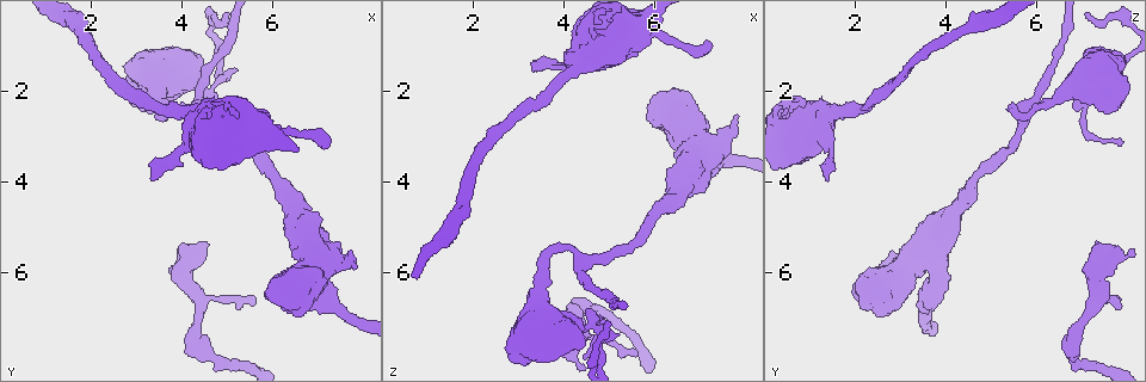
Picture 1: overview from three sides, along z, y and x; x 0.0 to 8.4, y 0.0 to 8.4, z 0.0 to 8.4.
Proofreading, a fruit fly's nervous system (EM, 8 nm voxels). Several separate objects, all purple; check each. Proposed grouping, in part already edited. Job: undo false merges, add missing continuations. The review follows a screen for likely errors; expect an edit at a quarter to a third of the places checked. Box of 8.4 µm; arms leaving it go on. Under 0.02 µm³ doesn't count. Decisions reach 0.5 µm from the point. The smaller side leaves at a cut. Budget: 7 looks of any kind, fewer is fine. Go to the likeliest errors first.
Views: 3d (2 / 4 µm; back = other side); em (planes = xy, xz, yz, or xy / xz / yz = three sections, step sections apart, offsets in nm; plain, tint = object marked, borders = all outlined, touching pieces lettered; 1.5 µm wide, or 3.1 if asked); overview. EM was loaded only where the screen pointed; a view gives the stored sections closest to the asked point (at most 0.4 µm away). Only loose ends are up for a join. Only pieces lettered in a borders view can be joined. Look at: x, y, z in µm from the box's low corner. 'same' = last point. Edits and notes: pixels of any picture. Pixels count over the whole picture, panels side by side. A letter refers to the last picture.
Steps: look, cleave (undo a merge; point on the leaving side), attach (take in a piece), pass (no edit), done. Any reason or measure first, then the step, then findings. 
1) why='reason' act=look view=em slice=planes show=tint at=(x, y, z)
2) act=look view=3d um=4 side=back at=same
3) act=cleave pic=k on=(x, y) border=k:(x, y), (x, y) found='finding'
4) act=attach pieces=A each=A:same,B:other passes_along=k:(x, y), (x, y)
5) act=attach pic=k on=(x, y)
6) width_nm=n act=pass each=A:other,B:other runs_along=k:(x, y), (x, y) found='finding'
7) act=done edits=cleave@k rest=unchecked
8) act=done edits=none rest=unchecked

why='a fork' act=look view=3d um=2 at=(4.55, 2.00, 7.15)

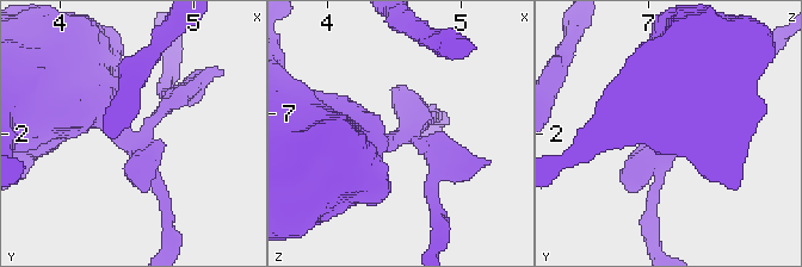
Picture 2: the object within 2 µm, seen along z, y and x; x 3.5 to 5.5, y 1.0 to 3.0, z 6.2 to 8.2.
why='now the EM' act=look view=em slice=planes show=plain at=(4.58, 2.04, 7.16)

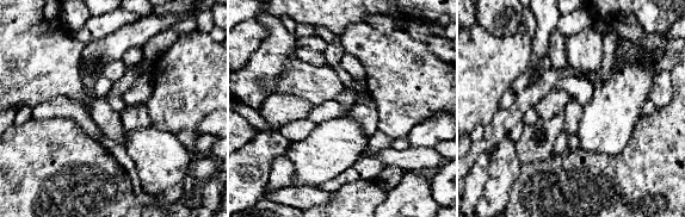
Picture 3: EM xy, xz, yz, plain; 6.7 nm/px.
act=look view=em slice=planes show=borders at=same

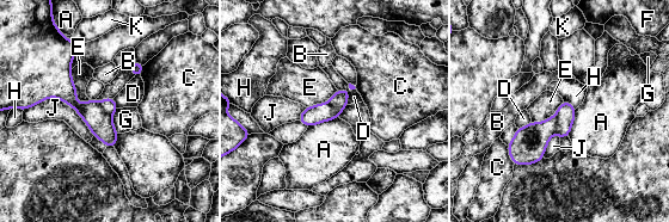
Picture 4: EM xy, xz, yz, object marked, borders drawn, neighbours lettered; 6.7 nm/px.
longest_contact=J:500nm act=cleave pic=4 on=(529, 142) each=A:other,B:other,C:other,D:other,E:other,F:other,G:other,H:other,J:other,K:other found='two neurons meet here'

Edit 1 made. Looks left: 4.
why='see it whole again' act=look view=overview

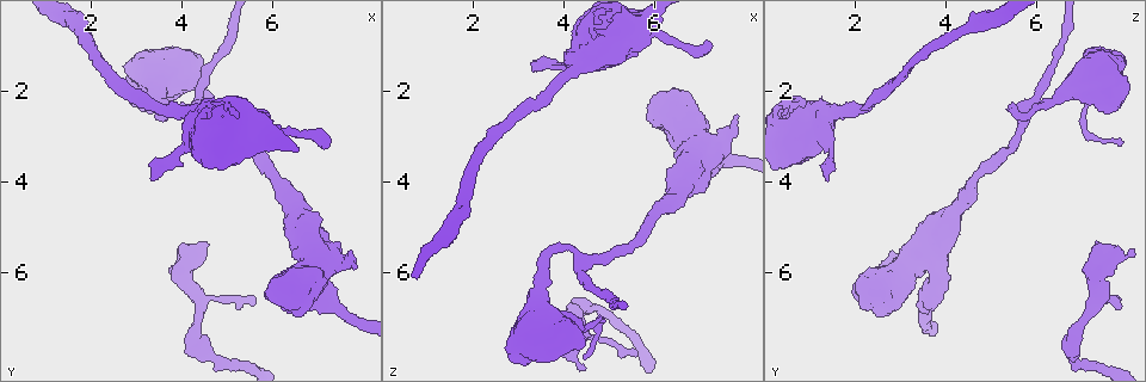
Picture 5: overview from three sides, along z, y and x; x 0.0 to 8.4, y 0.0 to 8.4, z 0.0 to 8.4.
why='branch stops here' act=look view=3d um=4 at=(3.30, 3.95, 1.40)

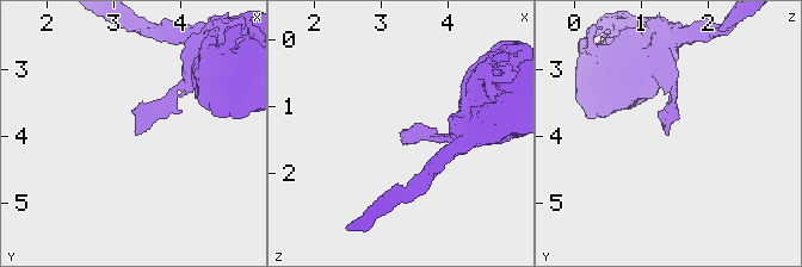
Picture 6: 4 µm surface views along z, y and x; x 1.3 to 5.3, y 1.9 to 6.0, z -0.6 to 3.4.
act=look view=em slice=planes show=plain at=(3.35, 3.95, 1.40)

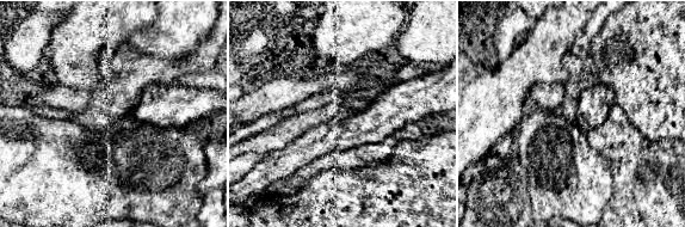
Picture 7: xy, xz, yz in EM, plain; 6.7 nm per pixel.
why='what lies round it' act=look view=em slice=planes show=borders at=same

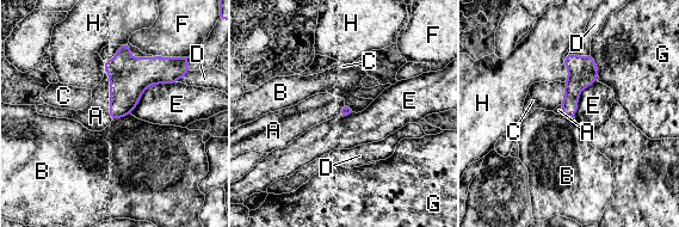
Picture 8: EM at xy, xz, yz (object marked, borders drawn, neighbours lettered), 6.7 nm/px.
longest_contact=E:380nm act=attach pieces=A each=A:same,B:other,C:other,D:other,E:other,F:other,G:other,H:other found='the neuron continues'

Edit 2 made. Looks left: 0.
act=done edits=cleave@4,attach@8 rest=unchecked

